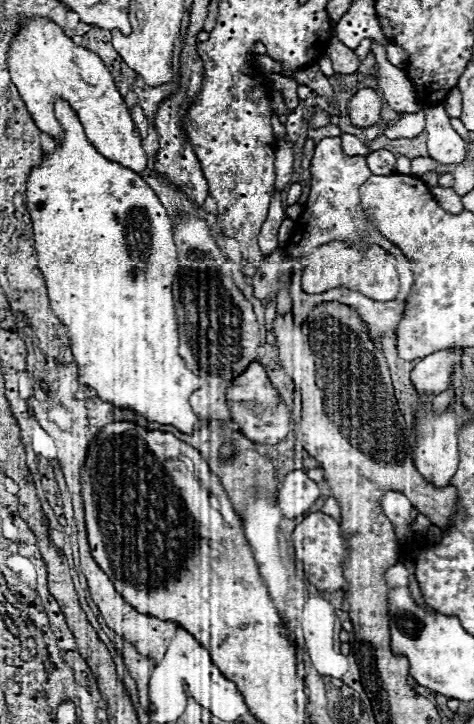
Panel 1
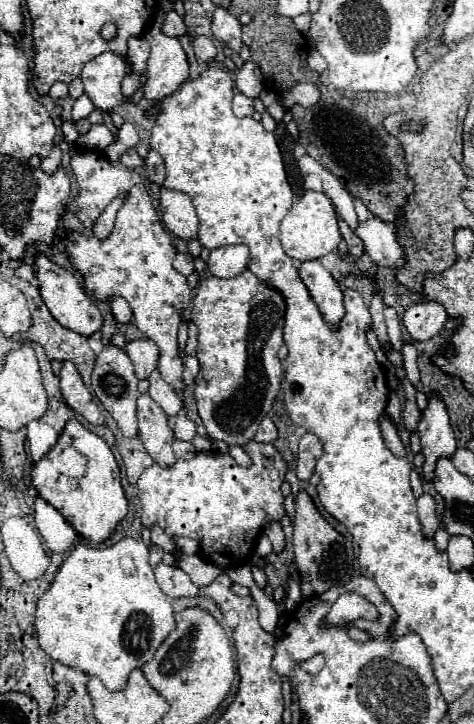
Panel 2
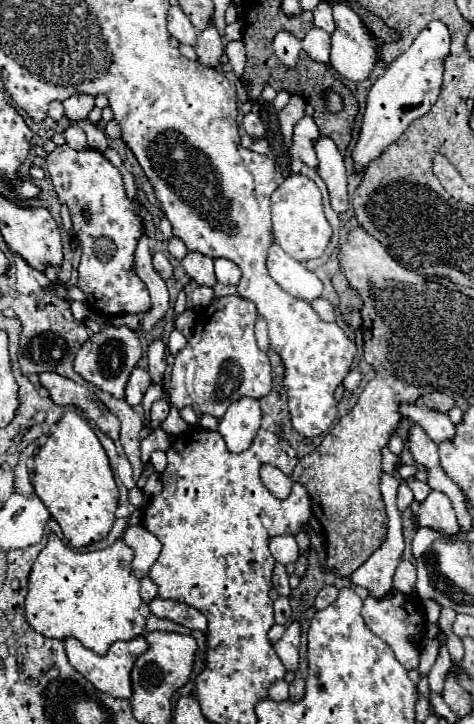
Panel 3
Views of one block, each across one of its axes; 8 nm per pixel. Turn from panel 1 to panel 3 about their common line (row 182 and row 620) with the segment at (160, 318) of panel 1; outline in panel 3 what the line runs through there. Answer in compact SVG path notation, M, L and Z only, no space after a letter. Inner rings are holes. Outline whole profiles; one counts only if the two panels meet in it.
M56 534L48 536L46 548L38 554L36 564L32 568L28 580L28 594L26 594L26 620L28 624L46 638L78 638L88 650L94 654L106 654L108 648L116 640L132 640L144 632L144 616L140 614L140 606L144 604L140 598L140 580L132 572L132 558L134 552L124 540L116 544L96 550L96 552L80 552L66 546Z

